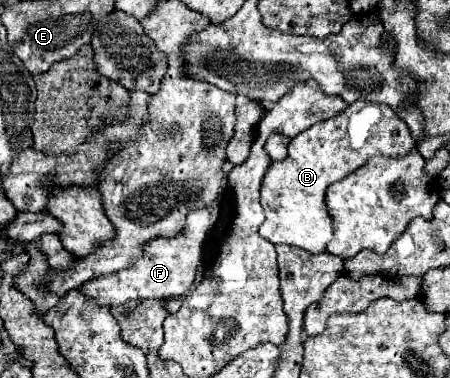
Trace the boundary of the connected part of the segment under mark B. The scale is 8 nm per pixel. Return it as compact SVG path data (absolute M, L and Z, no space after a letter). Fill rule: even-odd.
M358 100L334 118L304 130L290 140L288 156L280 162L272 162L262 178L260 204L266 220L260 226L260 236L272 244L292 244L304 248L310 254L326 252L334 234L332 220L324 204L328 186L362 168L372 156L402 158L414 150L414 146L416 140L412 138L408 126L390 106L364 100Z

